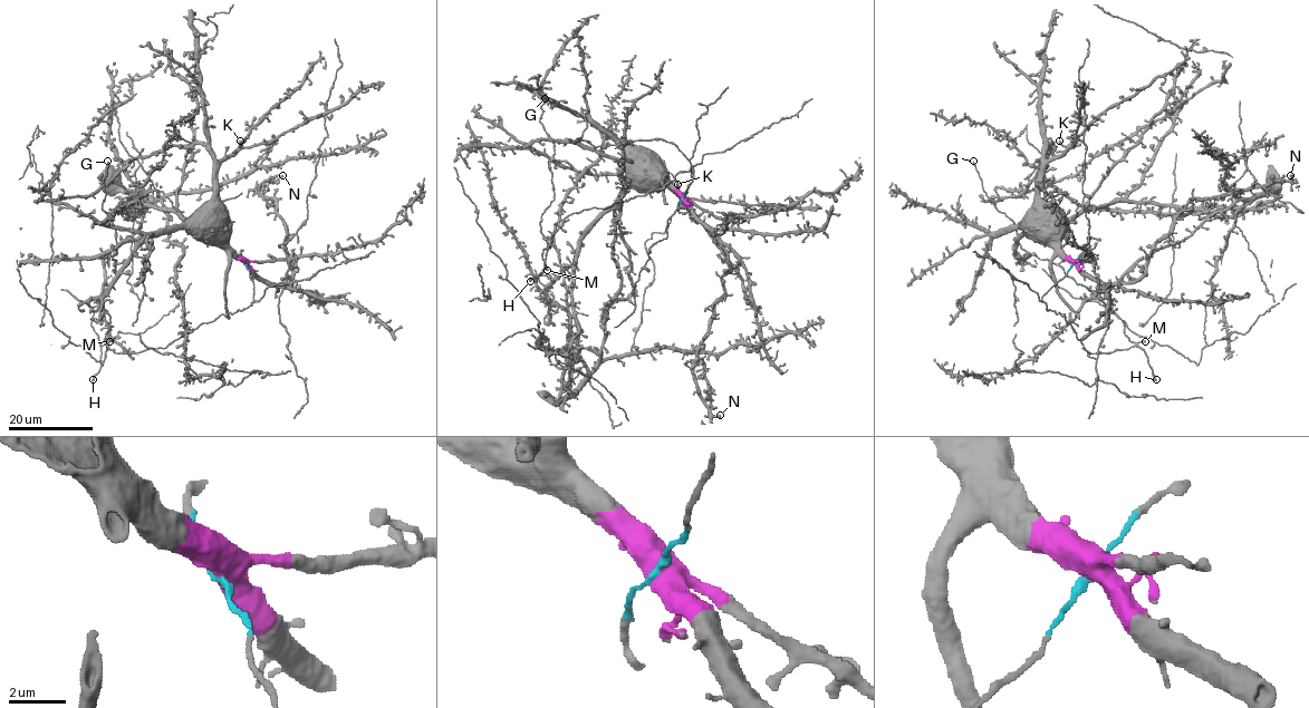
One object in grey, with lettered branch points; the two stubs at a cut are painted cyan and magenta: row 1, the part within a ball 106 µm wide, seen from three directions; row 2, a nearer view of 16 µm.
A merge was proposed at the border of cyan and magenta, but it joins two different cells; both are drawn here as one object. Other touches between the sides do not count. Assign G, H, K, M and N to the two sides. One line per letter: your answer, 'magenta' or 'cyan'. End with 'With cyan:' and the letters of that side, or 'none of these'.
G: cyan
H: cyan
K: magenta
M: cyan
N: magenta
With cyan: G, H, M

